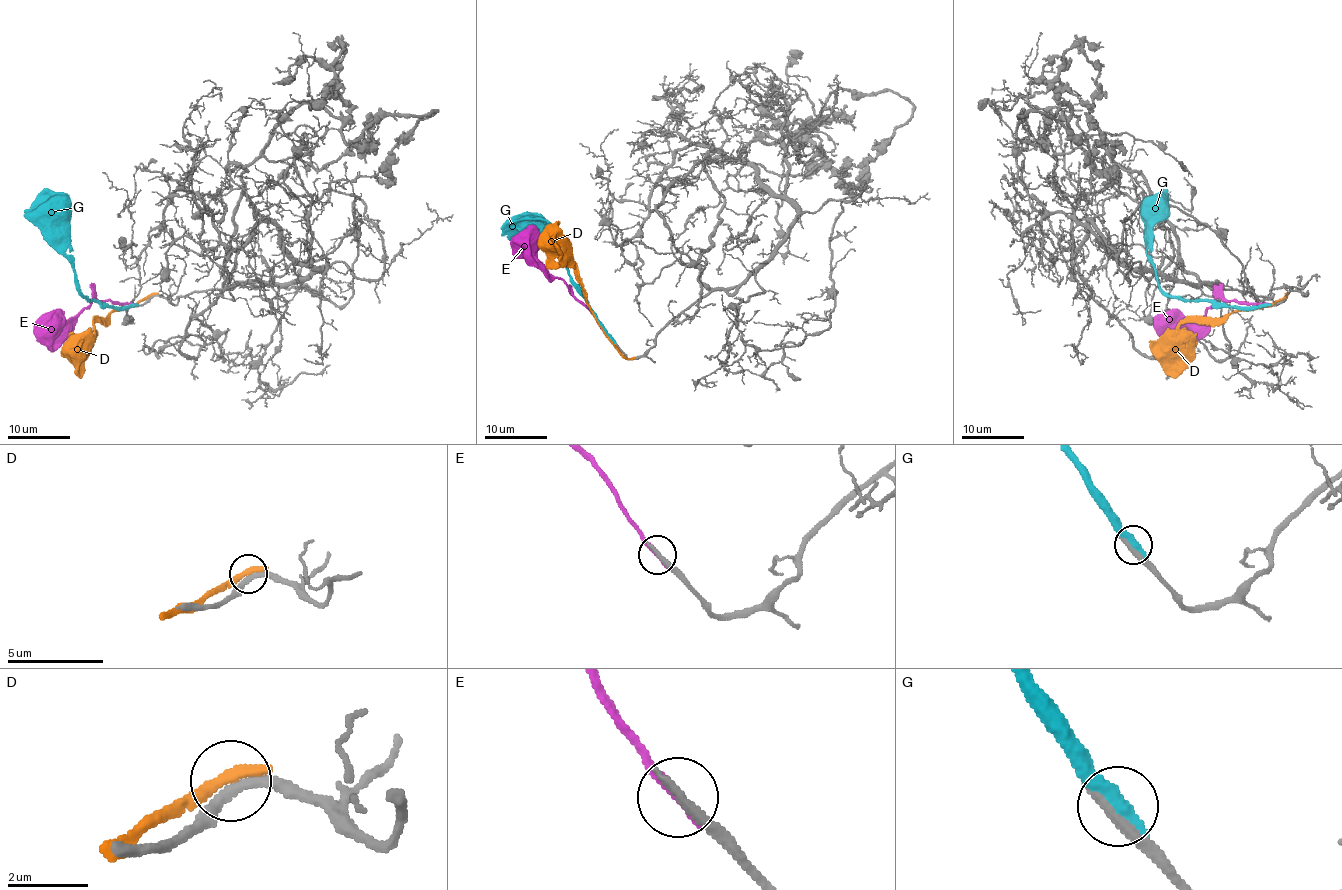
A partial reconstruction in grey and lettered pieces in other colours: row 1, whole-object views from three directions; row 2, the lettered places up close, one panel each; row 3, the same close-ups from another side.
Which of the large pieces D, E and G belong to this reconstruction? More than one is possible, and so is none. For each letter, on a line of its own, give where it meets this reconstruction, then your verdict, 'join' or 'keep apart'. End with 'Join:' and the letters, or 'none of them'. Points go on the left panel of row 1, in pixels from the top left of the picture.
D: (152, 295) | keep apart
E: (132, 304) | keep apart
G: (134, 305) | keep apart
Join: none of them

